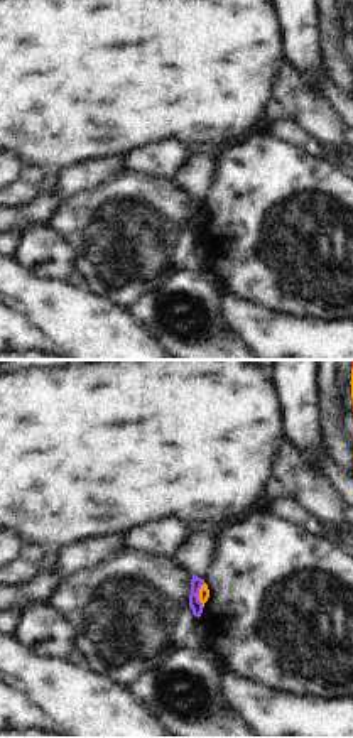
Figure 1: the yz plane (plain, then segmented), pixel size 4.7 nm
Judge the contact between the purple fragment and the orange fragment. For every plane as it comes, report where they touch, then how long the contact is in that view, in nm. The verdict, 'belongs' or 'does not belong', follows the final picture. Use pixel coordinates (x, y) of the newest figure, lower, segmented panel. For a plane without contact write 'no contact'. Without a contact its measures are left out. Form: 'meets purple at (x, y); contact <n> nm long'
meets purple at (198, 593); contact 120 nm long

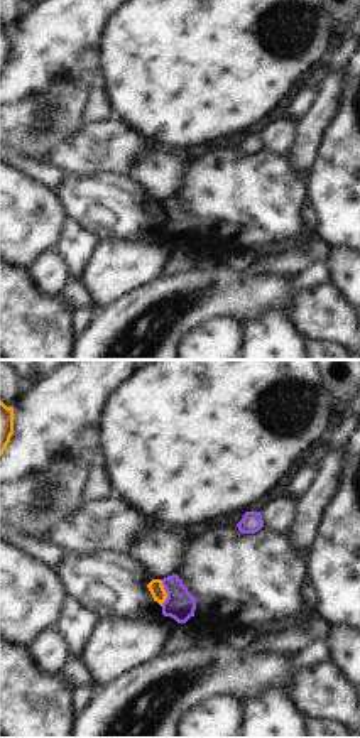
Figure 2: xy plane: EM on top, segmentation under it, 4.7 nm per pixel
meets purple at (166, 591); contact 130 nm long

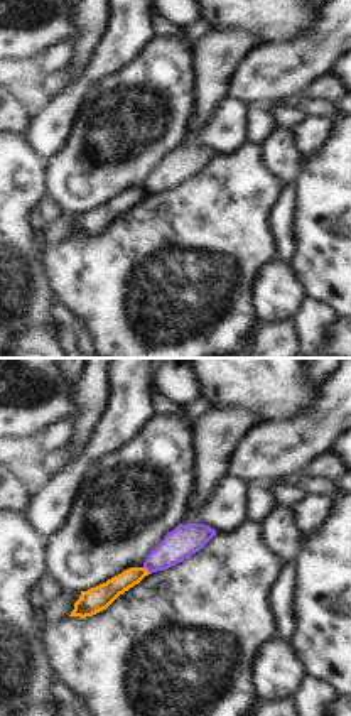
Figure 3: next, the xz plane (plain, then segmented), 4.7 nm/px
meets purple at (147, 569); contact 50 nm long

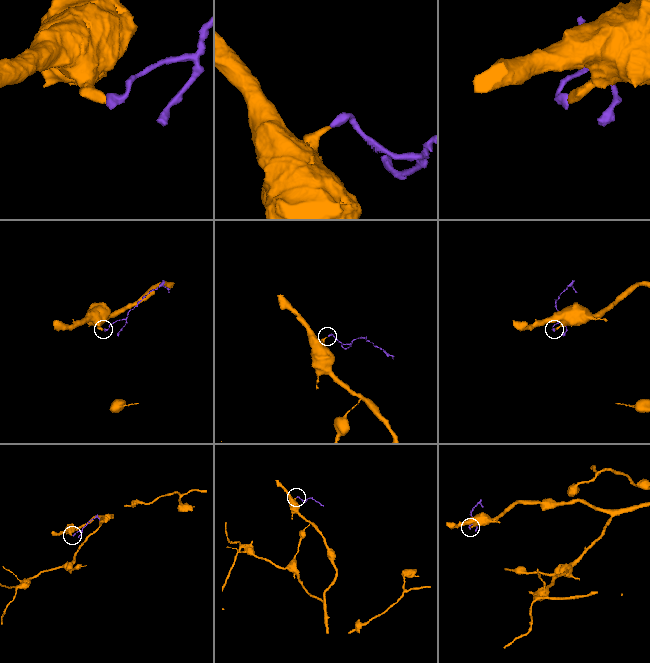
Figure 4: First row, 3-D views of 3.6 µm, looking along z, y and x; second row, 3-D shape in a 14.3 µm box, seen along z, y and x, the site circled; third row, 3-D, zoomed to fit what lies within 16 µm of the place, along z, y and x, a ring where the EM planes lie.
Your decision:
does not belong

